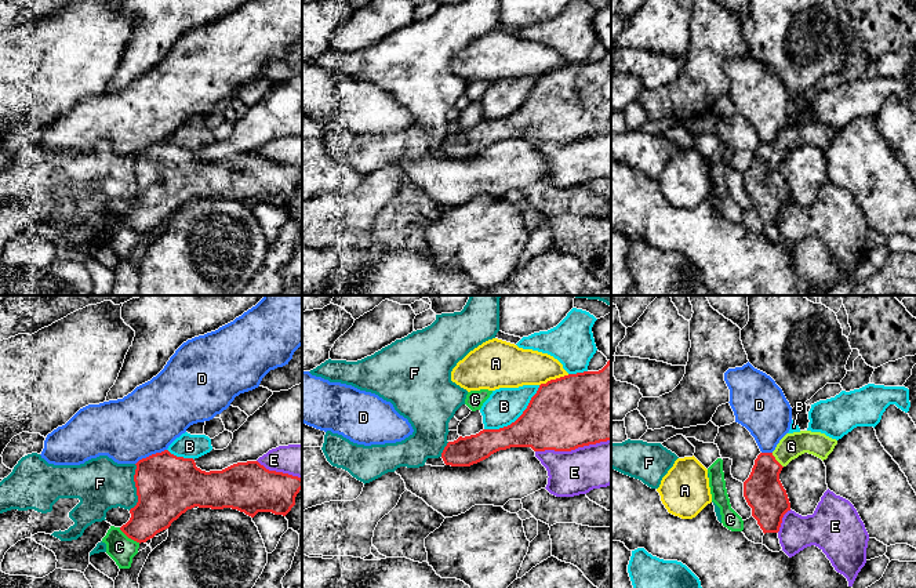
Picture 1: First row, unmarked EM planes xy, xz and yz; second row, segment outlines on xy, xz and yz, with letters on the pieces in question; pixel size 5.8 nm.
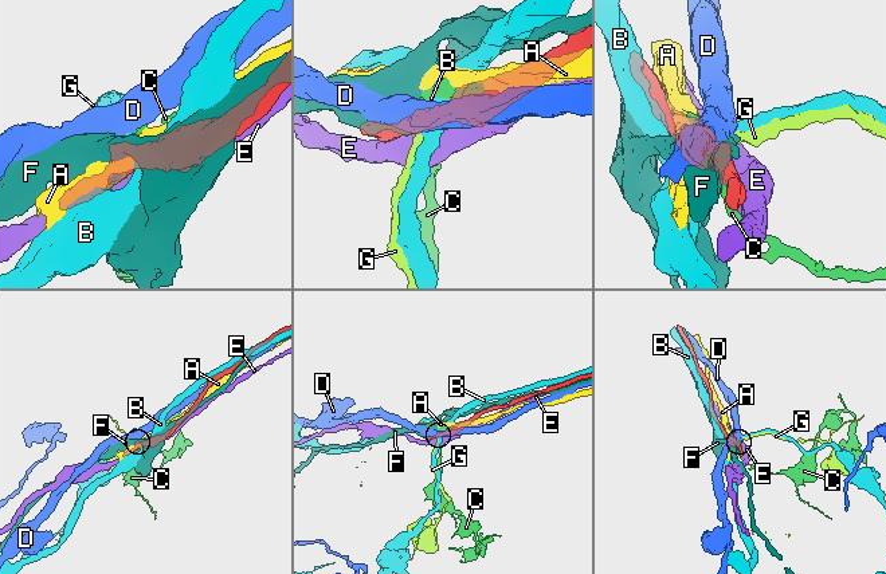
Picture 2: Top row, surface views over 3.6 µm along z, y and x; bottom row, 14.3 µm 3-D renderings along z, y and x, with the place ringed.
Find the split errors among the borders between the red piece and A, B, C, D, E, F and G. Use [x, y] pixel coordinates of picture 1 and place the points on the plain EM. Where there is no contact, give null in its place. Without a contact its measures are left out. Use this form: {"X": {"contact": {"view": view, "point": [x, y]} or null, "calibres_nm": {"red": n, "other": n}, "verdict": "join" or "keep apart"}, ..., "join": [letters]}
{"A": {"contact": {"view": "xz", "point": [553, 71]}, "calibres_nm": {"red": 420, "other": 240}, "verdict": "keep apart"}, "B": {"contact": {"view": "xz", "point": [518, 109]}, "calibres_nm": {"red": 400, "other": 200}, "verdict": "keep apart"}, "C": {"contact": {"view": "xy", "point": [130, 228]}, "calibres_nm": {"red": 240, "other": 160}, "verdict": "keep apart"}, "D": {"contact": {"view": "xy", "point": [152, 145]}, "calibres_nm": {"red": 360, "other": 380}, "verdict": "keep apart"}, "E": {"contact": {"view": "xz", "point": [573, 140]}, "calibres_nm": {"red": 420, "other": 260}, "verdict": "keep apart"}, "F": {"contact": {"view": "xy", "point": [135, 177]}, "calibres_nm": {"red": 360, "other": 300}, "verdict": "keep apart"}, "G": {"contact": {"view": "yz", "point": [775, 151]}, "calibres_nm": {"red": 220, "other": 150}, "verdict": "join"}, "join": ["G"]}

